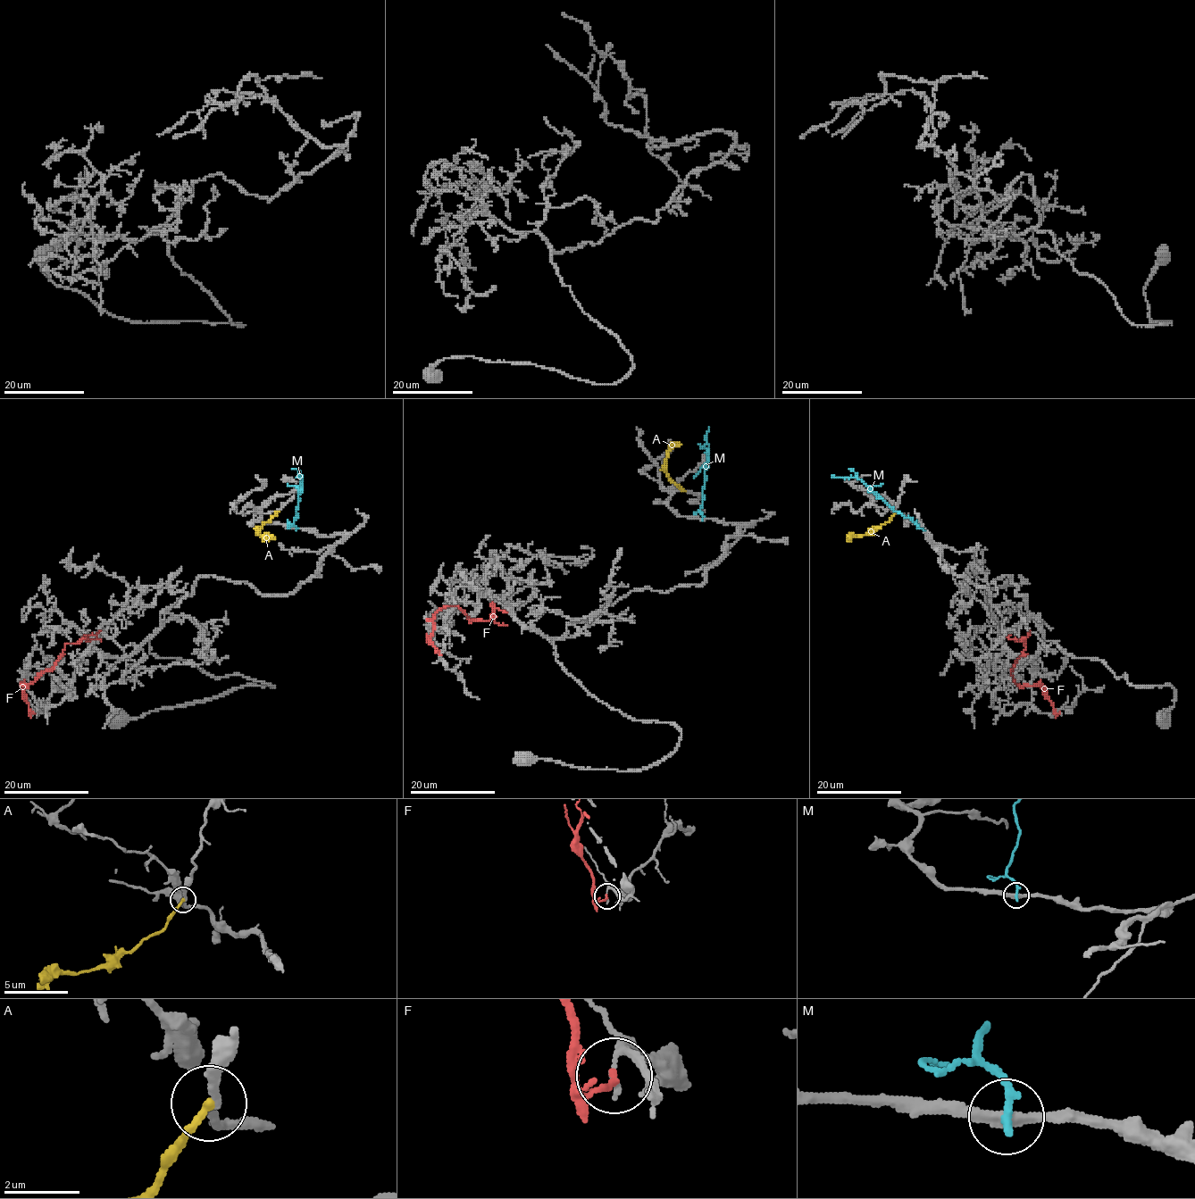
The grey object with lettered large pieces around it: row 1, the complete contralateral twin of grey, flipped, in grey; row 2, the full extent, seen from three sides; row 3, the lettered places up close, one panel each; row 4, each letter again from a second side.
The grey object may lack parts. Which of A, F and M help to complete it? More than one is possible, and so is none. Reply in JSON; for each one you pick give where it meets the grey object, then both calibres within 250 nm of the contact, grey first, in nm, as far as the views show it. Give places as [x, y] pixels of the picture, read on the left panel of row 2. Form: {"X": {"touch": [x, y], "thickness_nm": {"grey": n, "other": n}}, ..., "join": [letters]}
{"join": []}

